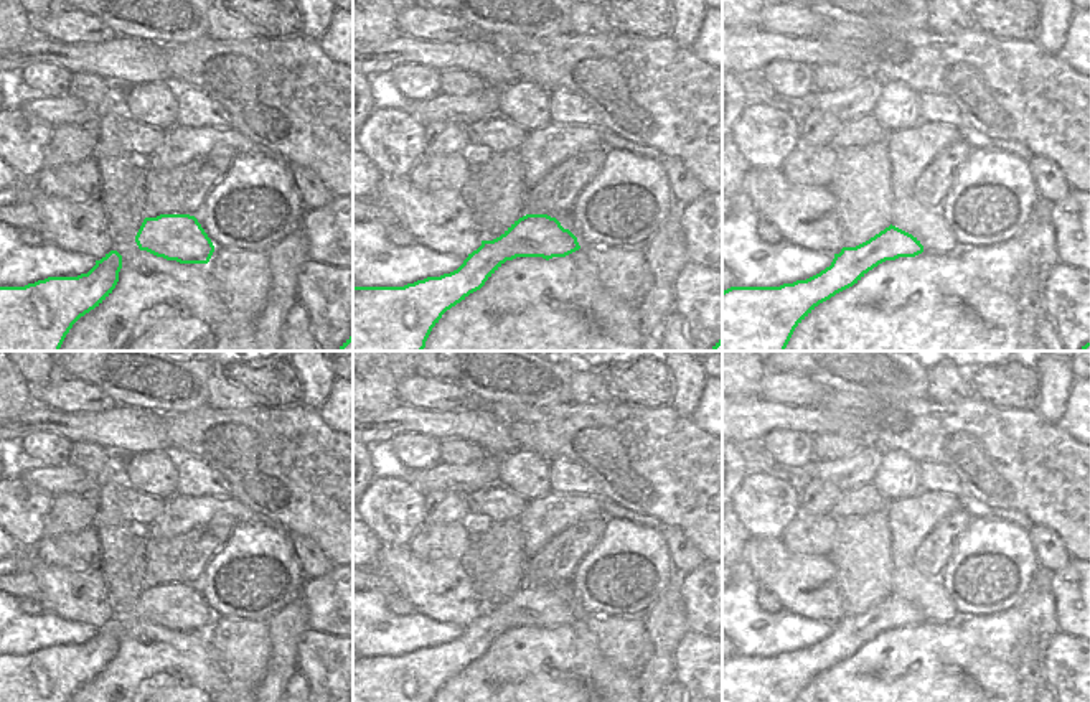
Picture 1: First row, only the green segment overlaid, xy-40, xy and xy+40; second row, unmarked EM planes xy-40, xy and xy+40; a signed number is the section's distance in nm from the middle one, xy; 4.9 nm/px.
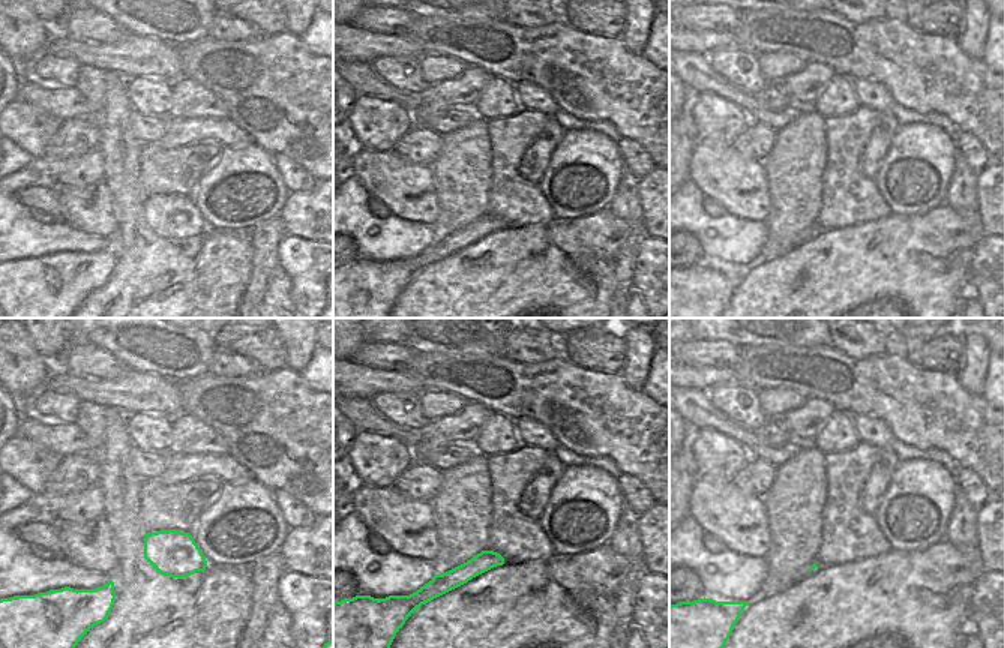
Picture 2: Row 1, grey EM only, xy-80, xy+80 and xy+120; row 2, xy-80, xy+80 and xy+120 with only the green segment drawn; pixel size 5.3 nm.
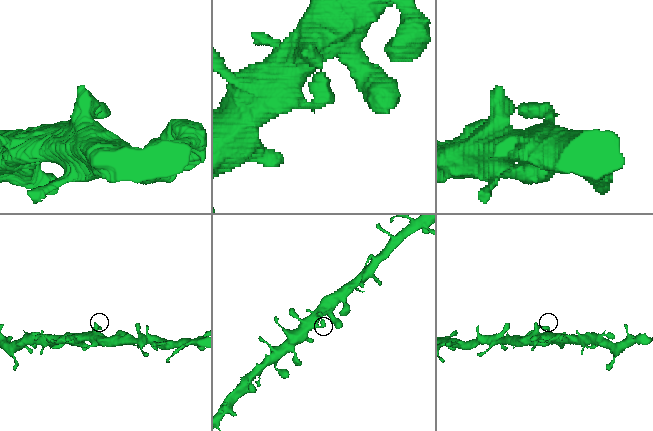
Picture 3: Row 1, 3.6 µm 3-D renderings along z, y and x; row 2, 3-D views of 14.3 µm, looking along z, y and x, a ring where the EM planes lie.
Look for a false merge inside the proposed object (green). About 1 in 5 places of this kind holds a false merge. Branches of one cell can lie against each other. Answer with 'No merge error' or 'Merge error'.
No merge error.

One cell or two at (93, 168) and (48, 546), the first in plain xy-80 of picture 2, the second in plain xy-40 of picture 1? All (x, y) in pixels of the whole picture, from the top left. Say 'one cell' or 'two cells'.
one cell

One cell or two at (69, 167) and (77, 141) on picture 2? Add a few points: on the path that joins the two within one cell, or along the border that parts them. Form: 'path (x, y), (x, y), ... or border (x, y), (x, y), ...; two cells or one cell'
border (98, 147), (63, 159), (44, 158); two cells

